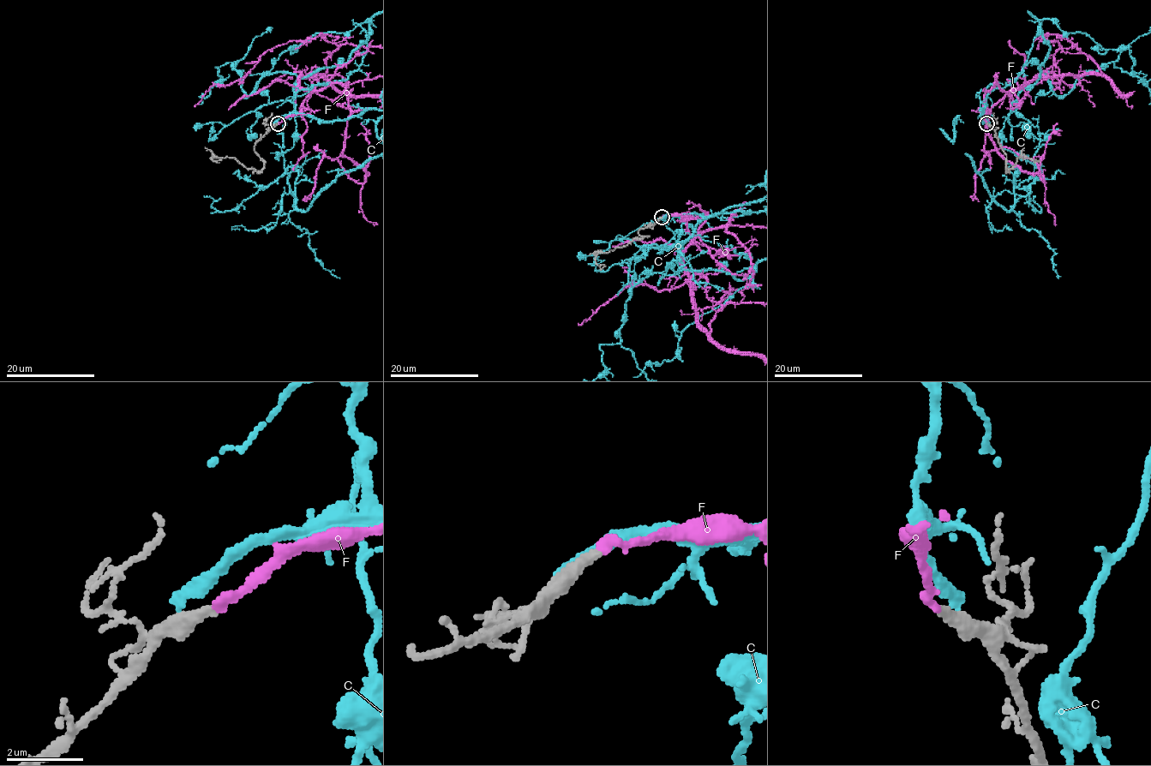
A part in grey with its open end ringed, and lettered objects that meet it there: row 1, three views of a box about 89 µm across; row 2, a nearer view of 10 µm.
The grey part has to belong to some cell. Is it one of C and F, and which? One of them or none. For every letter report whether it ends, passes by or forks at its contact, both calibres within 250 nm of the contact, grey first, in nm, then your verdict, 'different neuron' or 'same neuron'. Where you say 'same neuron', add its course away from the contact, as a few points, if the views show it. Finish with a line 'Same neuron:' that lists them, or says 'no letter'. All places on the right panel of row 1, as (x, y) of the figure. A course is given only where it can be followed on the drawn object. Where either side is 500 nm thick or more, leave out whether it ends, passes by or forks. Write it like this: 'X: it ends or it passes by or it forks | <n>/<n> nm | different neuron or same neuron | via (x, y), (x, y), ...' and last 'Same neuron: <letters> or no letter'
C: 550/280 nm | different neuron
F: it ends | 320/240 nm | same neuron
Same neuron: F

